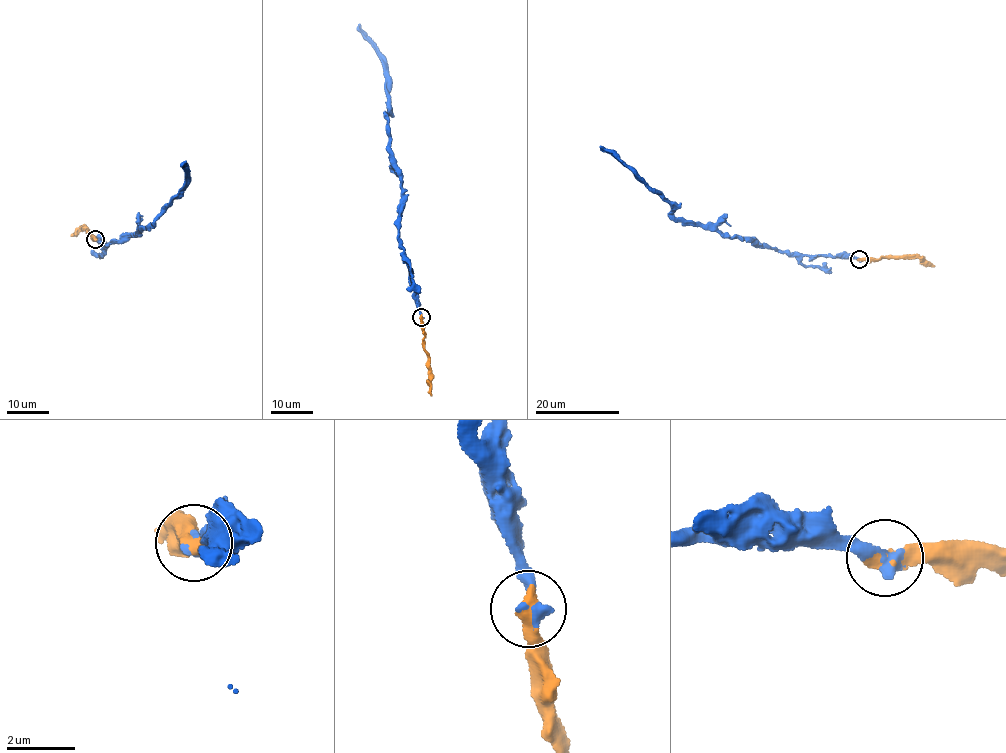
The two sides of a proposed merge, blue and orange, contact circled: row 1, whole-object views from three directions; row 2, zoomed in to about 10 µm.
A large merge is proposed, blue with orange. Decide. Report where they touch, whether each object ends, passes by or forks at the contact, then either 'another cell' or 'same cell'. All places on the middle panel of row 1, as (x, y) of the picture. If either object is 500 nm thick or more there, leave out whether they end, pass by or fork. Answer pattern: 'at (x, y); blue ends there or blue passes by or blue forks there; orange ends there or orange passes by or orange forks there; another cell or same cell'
at (421, 317); same cell

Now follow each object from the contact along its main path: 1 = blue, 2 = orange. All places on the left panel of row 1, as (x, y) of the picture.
1: (95, 239), (108, 246), (132, 235), (141, 236), (142, 229), (149, 230), (180, 190), (188, 172), (186, 162)
2: (95, 239), (81, 226), (72, 234)

